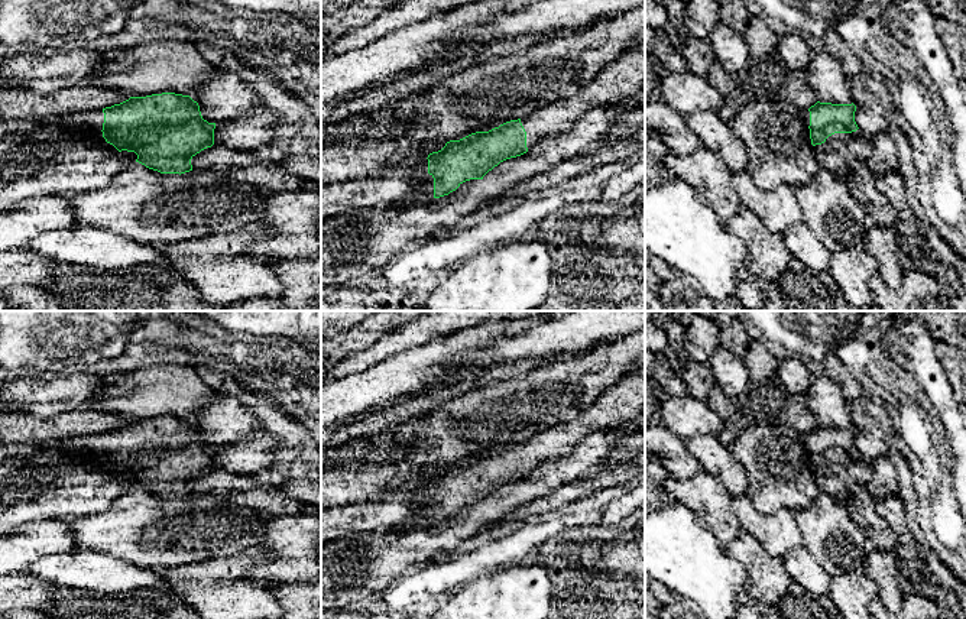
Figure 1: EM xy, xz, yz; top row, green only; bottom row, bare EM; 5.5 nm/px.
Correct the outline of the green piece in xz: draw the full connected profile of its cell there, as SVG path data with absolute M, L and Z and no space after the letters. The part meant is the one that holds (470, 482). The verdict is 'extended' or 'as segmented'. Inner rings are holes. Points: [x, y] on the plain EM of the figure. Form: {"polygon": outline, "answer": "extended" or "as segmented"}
{"polygon": "M645 367L620 379L581 414L528 441L510 444L489 456L476 456L406 490L399 499L418 505L431 522L456 515L463 506L483 503L500 486L521 480L548 460L568 456L590 434L629 428L645 418Z", "answer": "extended"}

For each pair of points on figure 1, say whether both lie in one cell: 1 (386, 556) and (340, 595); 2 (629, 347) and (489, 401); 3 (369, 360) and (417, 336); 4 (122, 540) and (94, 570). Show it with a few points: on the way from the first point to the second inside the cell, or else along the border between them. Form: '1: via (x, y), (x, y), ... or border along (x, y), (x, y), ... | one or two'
1: via (375, 563), (352, 586) | one
2: via (595, 372), (541, 399), (524, 401) | one
3: via (381, 350), (389, 343), (405, 337) | one
4: border along (75, 550), (103, 551), (140, 566) | two

